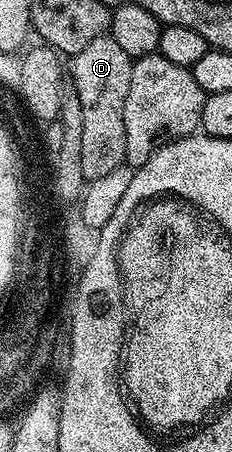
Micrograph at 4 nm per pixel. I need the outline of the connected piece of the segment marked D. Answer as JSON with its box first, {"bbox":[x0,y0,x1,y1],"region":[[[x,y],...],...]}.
{"bbox":[69,35,133,182],"region":[[[104,35],[93,39],[85,51],[74,54],[69,61],[69,73],[75,94],[81,99],[81,115],[85,115],[85,132],[81,135],[81,171],[88,182],[109,175],[127,160],[125,155],[125,95],[129,95],[129,79],[133,59],[121,51],[121,46]]]}

